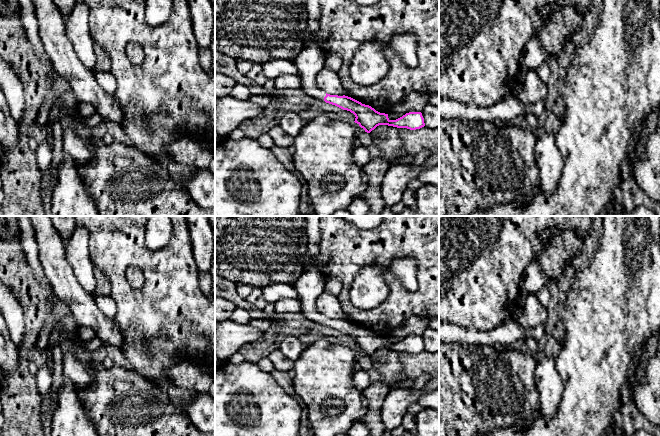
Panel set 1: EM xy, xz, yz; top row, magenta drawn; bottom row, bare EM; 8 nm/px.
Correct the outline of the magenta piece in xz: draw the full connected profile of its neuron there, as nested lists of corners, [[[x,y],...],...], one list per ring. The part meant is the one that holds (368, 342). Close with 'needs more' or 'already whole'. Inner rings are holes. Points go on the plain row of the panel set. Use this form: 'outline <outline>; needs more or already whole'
outline [[[314,264],[306,269],[293,285],[302,303],[301,312],[308,320],[350,335],[356,341],[354,346],[367,357],[370,357],[379,349],[410,354],[420,353],[425,350],[421,336],[409,336],[396,344],[390,344],[388,338],[380,337],[371,330],[362,328],[351,321],[330,319],[319,313],[316,308],[316,299],[325,292],[325,282],[326,278]]]; needs more

